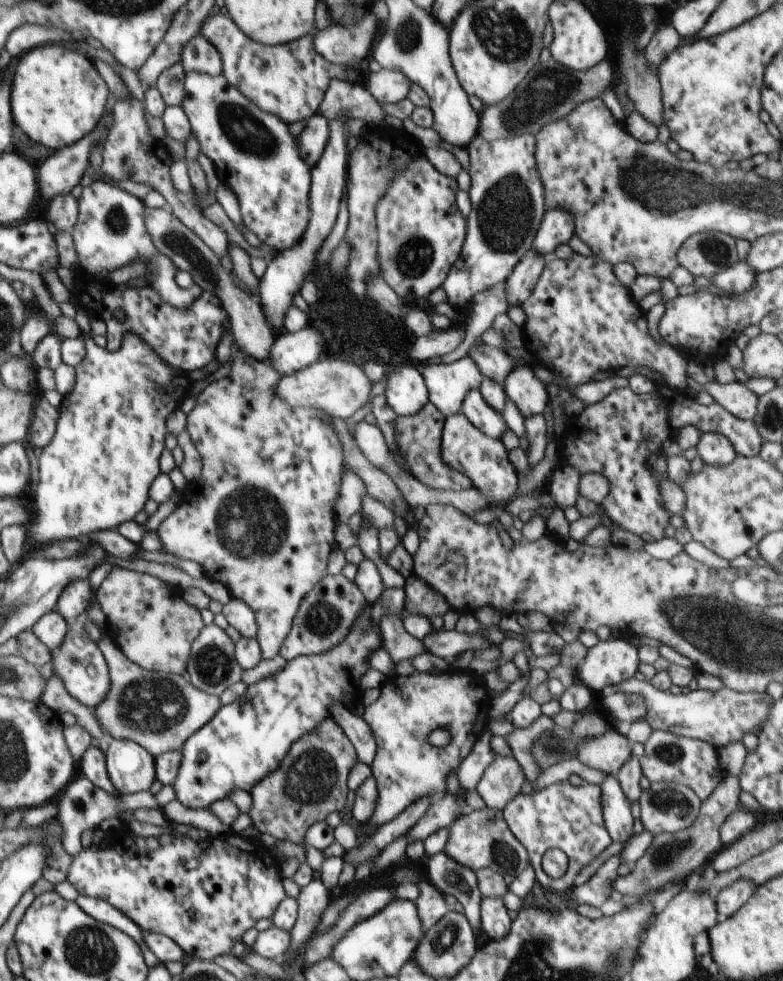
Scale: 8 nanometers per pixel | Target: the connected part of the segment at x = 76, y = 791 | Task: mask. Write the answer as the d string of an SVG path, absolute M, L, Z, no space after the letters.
M77 774L77 776L68 784L67 788L59 796L59 812L56 818L63 826L63 847L74 857L82 849L81 834L85 830L95 830L101 826L106 818L119 817L123 818L131 815L136 809L158 809L158 801L150 791L140 791L137 793L114 796L108 794L105 790L94 786L88 778Z

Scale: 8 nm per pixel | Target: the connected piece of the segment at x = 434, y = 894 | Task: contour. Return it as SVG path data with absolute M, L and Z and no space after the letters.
M420 880L417 885L420 893L415 903L423 929L426 932L431 926L434 926L435 922L438 922L450 911L448 910L448 904L444 901L444 894L430 880Z

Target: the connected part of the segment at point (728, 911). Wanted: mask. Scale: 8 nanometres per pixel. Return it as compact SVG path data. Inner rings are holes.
M740 879L728 888L721 890L715 899L717 904L717 922L728 920L733 914L736 914L748 902L755 889L754 883L746 879Z

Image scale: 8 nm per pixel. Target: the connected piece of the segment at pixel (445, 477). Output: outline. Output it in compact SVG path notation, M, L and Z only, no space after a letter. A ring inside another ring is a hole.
M427 402L420 408L420 412L412 415L397 415L394 422L396 432L396 450L398 456L402 456L402 464L408 468L408 472L422 484L437 491L462 491L472 487L472 482L458 470L448 466L442 458L441 440L444 428L445 416L432 404Z

